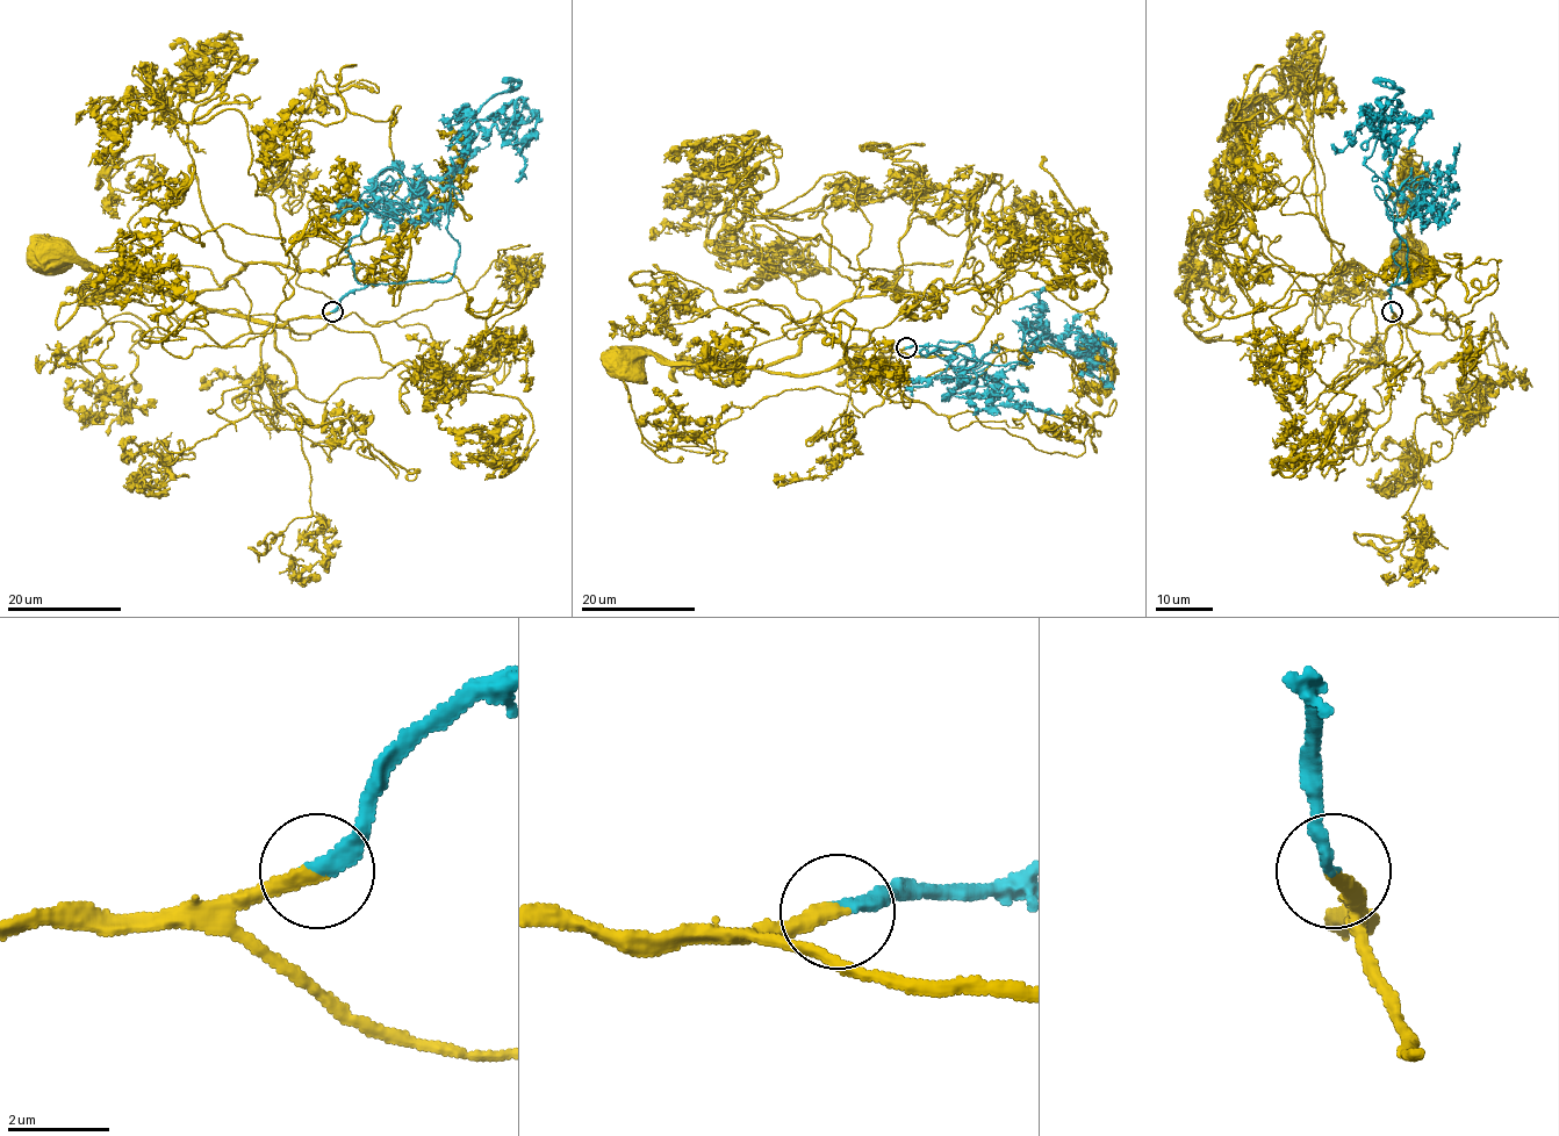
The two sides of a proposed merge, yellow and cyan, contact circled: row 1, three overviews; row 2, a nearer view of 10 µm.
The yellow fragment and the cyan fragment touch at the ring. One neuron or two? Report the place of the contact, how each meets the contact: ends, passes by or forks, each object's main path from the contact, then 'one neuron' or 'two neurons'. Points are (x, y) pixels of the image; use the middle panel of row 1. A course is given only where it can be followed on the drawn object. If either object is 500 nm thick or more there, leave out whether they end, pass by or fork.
at (906, 347); yellow ends there; cyan ends there; yellow runs (906, 347), (867, 349), (859, 358), (819, 372), (797, 374), (666, 365), (649, 354), (627, 366); cyan runs (906, 347), (1034, 362), (1021, 350), (1036, 336), (1024, 339), (1028, 321), (1077, 333), (1112, 386); one neuron

